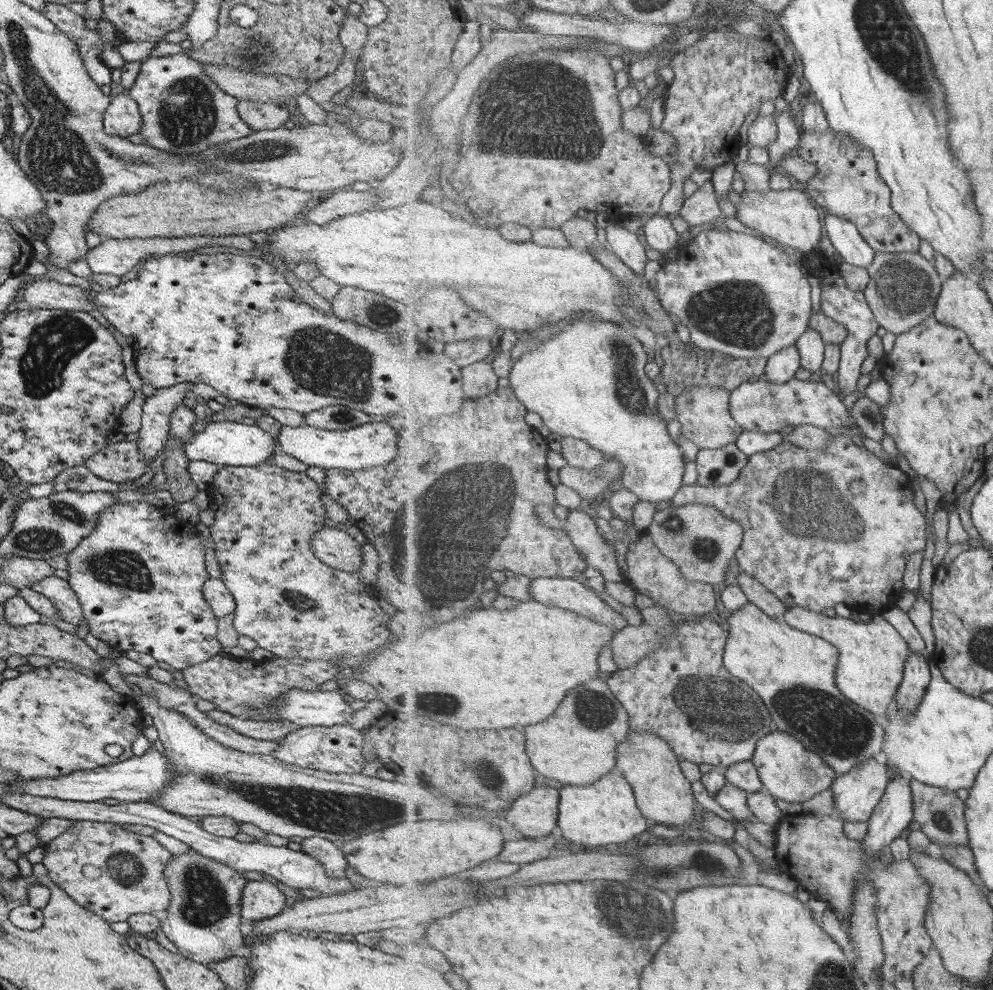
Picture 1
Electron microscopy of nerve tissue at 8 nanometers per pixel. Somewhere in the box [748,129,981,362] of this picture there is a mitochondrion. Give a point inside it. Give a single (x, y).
(902, 286)

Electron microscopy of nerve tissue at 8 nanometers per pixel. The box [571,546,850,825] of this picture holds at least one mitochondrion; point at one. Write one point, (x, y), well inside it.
(722, 710)

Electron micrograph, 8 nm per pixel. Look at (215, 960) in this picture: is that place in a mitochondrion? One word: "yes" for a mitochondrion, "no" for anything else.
no

